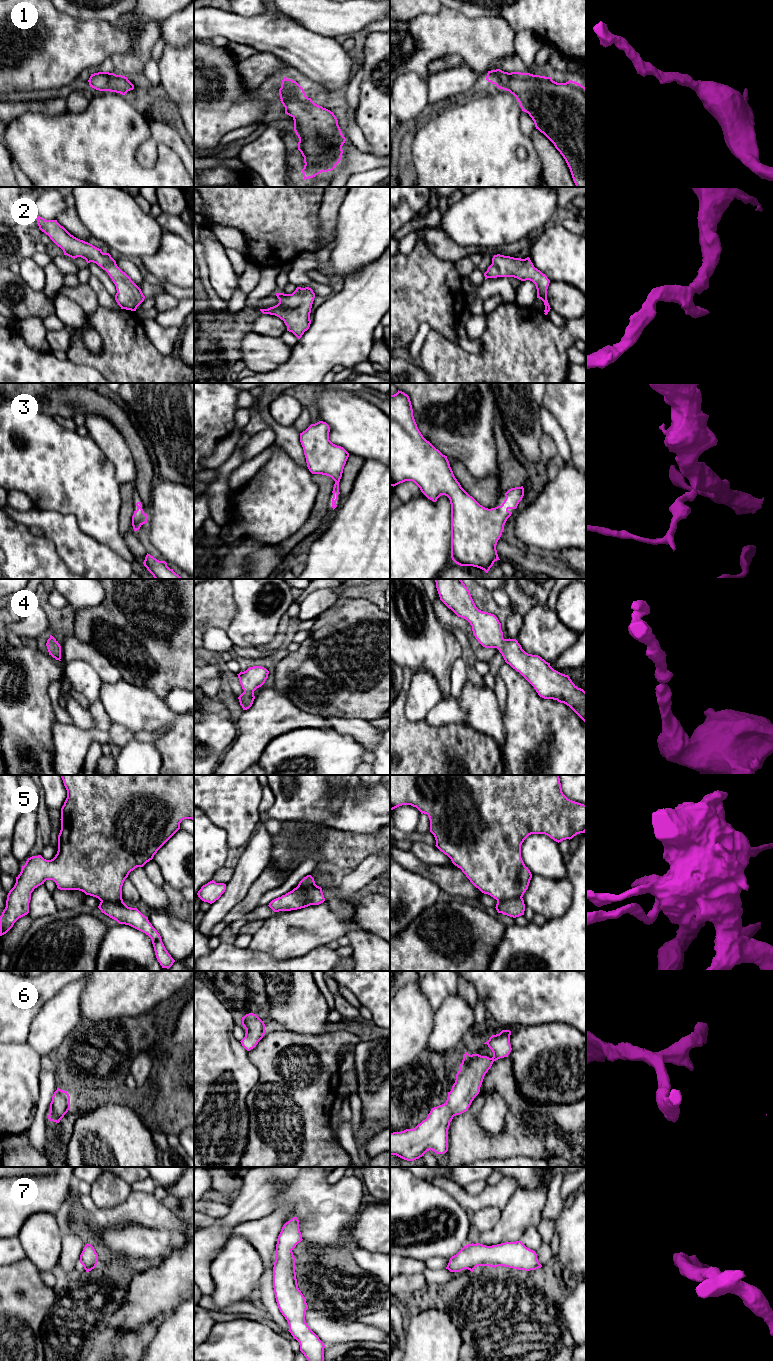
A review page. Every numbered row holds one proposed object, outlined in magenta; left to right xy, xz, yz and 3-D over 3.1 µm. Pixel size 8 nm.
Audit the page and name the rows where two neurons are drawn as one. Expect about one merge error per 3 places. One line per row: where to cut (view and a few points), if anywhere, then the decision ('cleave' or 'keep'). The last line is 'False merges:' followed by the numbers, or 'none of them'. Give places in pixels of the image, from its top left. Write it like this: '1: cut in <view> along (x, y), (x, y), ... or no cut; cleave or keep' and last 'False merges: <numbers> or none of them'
1: no cut; keep
2: no cut; keep
3: no cut; keep
4: no cut; keep
5: cut in xz along (315, 884), (310, 884), (305, 889), (305, 895), (310, 904); cleave
6: no cut; keep
7: no cut; keep
False merges: 5

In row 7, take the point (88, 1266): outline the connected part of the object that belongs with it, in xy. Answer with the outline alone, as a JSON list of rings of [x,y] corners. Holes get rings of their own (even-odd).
[[[87,1243],[80,1255],[80,1263],[83,1265],[84,1269],[88,1273],[96,1267],[97,1261],[98,1254],[96,1253],[92,1245]]]

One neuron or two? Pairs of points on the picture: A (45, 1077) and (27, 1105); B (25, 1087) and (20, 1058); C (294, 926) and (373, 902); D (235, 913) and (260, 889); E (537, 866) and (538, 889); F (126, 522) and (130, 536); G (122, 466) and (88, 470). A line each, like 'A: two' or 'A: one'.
A: two
B: one
C: one
D: one
E: two
F: two
G: two

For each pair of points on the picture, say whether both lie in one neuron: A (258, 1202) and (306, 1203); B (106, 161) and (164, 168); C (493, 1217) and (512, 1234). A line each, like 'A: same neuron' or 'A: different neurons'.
A: different neurons
B: same neuron
C: different neurons

